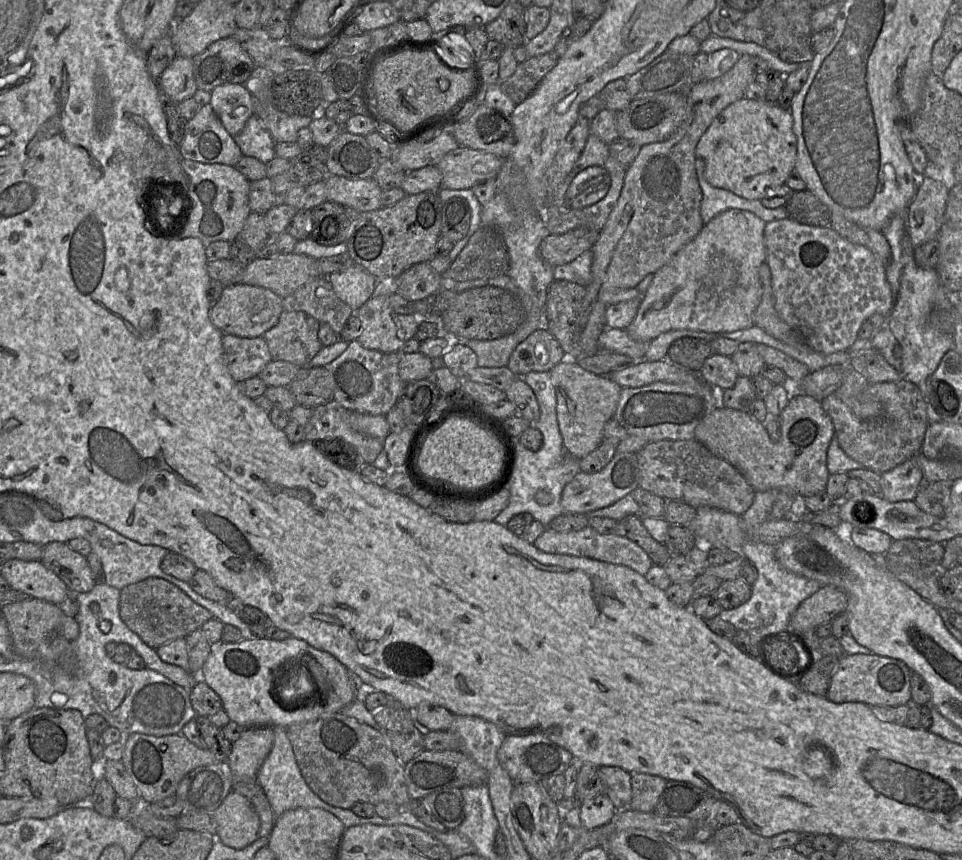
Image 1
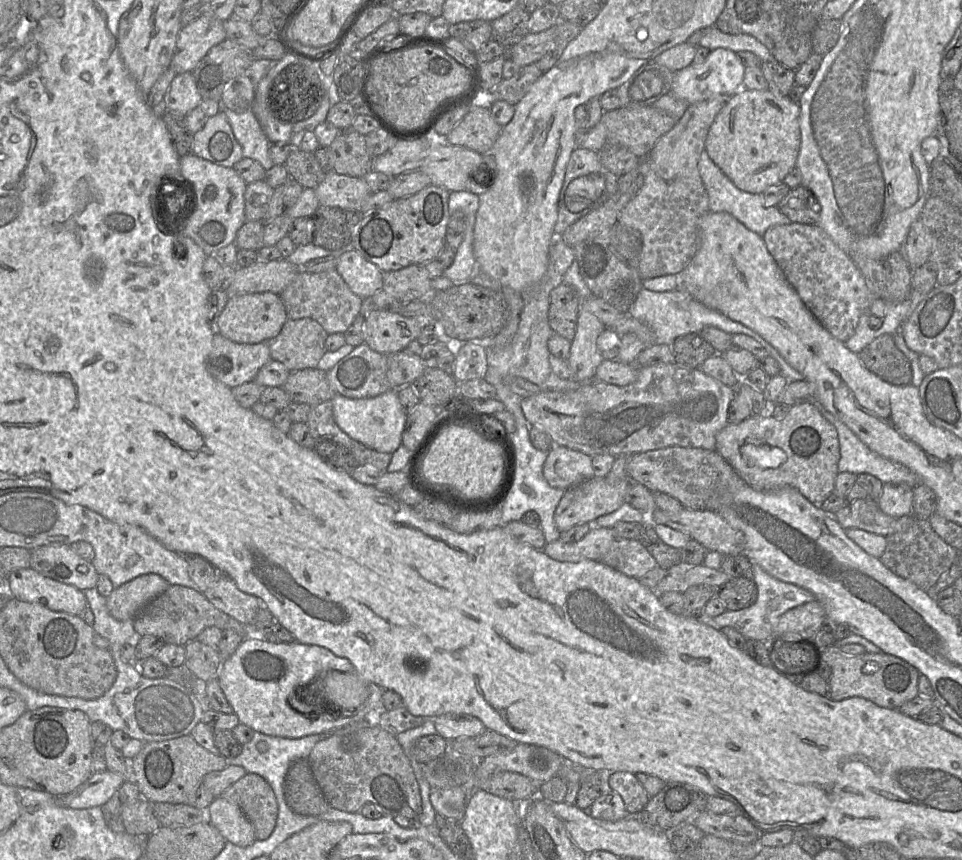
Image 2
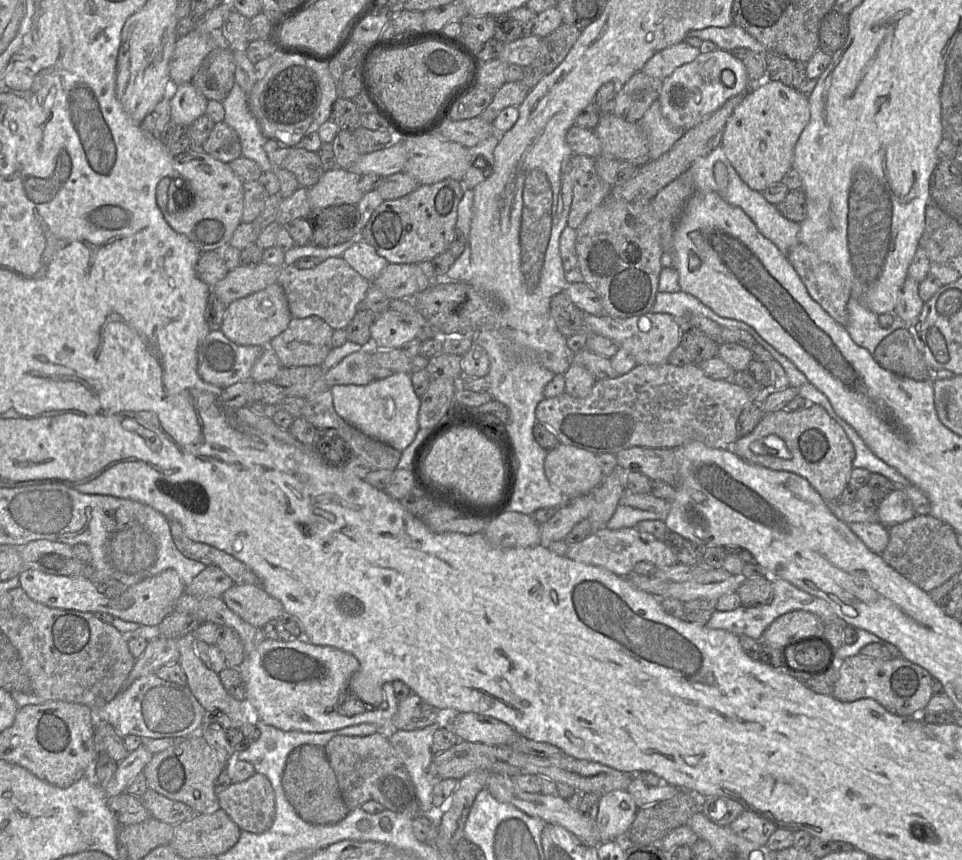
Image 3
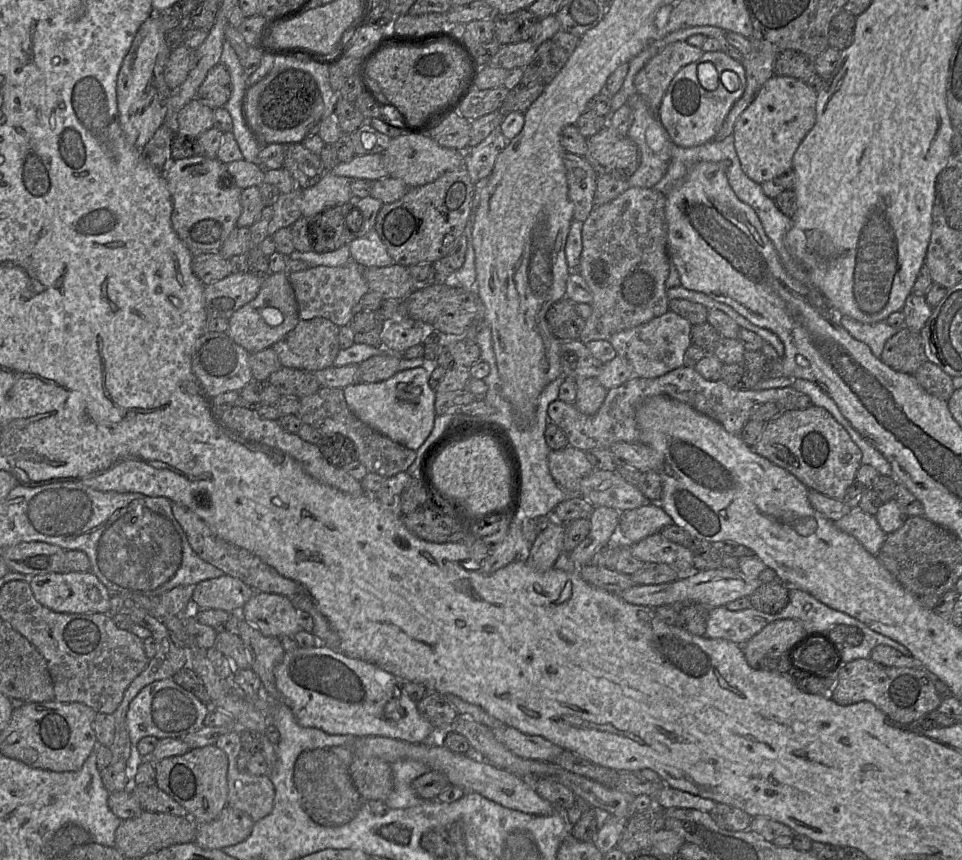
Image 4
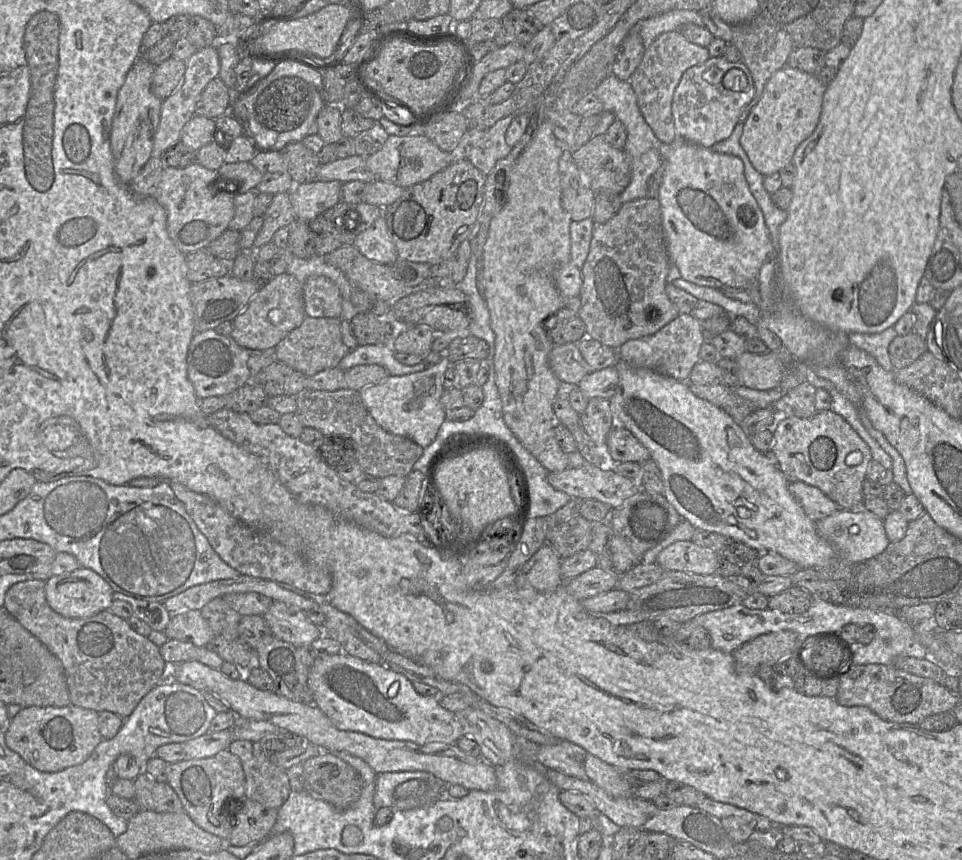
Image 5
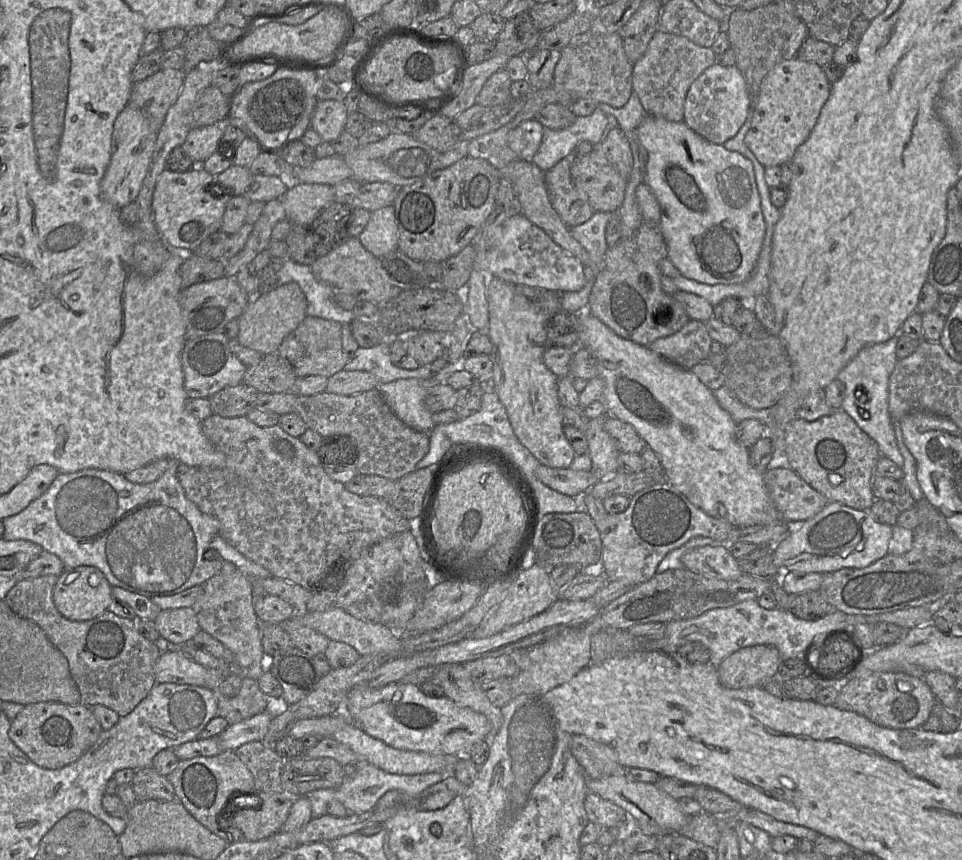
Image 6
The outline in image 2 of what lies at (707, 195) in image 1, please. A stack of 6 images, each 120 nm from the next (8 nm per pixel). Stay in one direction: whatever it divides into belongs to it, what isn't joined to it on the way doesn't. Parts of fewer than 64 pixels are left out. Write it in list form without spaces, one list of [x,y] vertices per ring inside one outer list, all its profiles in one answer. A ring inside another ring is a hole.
[[[704,151],[699,160],[699,173],[708,193],[709,211],[726,212],[734,216],[746,228],[763,236],[772,226],[787,225],[791,221],[779,210],[777,206],[768,207],[764,203],[762,194],[751,194],[738,189],[732,181],[713,163]]]

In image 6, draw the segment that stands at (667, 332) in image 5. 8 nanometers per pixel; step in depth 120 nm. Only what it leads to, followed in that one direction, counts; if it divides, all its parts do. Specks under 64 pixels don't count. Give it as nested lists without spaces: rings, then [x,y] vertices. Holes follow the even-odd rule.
[[[690,319],[675,334],[659,338],[647,347],[664,359],[690,370],[694,365],[707,361],[712,341],[705,322]]]

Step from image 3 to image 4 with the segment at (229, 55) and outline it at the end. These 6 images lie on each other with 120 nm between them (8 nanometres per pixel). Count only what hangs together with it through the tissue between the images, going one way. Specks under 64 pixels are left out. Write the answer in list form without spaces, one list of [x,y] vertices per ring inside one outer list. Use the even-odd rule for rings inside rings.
[[[222,63],[212,67],[198,89],[196,99],[212,110],[224,107],[232,93],[231,76]]]

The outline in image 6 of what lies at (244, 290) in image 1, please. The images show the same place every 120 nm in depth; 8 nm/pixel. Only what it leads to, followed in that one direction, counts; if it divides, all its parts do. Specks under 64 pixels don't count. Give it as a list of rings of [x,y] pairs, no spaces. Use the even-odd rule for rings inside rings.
[[[295,282],[278,284],[266,293],[251,298],[239,320],[236,340],[263,356],[277,353],[282,341],[293,332],[307,316],[306,296]]]

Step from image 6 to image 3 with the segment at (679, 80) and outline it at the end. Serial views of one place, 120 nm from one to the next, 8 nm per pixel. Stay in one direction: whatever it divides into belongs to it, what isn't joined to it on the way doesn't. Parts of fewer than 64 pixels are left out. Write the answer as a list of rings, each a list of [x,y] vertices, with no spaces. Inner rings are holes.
[[[680,42],[656,53],[644,65],[645,74],[665,80],[680,66],[692,62],[700,54],[698,48],[686,42]]]

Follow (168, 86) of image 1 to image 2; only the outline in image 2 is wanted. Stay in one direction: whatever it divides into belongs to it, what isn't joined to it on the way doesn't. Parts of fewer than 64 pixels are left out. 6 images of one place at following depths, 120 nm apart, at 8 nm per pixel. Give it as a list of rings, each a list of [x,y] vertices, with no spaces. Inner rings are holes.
[[[192,73],[177,74],[167,91],[167,111],[186,115],[202,101]]]

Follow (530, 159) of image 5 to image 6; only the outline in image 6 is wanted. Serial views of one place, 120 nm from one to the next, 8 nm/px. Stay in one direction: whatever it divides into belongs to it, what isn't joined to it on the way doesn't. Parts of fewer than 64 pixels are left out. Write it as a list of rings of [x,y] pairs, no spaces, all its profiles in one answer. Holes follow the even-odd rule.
[[[488,276],[486,297],[488,336],[493,345],[490,354],[493,360],[492,379],[514,434],[540,464],[551,468],[569,468],[576,454],[563,432],[559,378],[543,362],[543,355],[550,346],[547,326],[552,316],[517,293],[515,285],[497,277]]]

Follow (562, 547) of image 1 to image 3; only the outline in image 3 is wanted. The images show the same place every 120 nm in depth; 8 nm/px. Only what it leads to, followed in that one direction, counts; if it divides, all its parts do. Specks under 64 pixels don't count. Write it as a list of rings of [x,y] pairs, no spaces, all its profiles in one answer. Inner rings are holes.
[[[636,527],[593,531],[586,539],[576,544],[568,545],[565,557],[593,566],[603,567],[612,573],[627,577],[633,572],[634,566],[642,561],[655,567],[667,567],[677,563],[677,558],[664,541],[652,534],[641,532]]]

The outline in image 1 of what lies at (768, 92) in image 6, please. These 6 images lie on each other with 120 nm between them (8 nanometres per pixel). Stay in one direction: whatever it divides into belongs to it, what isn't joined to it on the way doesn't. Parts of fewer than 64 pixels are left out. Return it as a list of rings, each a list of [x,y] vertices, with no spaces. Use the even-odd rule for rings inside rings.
[[[742,98],[718,115],[696,146],[696,156],[705,162],[705,178],[710,185],[724,189],[747,200],[761,200],[769,189],[785,184],[795,169],[797,140],[793,132],[793,117],[777,103]]]

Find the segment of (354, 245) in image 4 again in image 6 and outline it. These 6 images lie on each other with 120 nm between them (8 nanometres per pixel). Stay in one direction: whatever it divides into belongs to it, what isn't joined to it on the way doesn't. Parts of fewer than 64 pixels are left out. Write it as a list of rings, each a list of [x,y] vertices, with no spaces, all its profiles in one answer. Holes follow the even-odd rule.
[[[394,206],[372,211],[368,224],[358,239],[375,257],[382,257],[398,249],[398,226]]]

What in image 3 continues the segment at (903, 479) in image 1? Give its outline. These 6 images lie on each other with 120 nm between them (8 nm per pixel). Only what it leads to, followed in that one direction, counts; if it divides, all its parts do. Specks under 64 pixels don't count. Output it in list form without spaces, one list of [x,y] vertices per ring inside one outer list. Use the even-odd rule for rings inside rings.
[[[895,487],[877,506],[878,522],[889,528],[915,515],[913,505],[901,487]]]

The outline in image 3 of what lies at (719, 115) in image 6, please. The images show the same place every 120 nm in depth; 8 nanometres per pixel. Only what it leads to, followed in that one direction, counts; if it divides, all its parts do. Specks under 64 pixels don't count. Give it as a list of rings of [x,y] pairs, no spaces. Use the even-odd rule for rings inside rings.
[[[717,49],[700,53],[692,62],[678,67],[664,80],[659,101],[663,117],[673,126],[689,130],[729,99],[750,90],[750,78],[743,61],[730,51]]]

